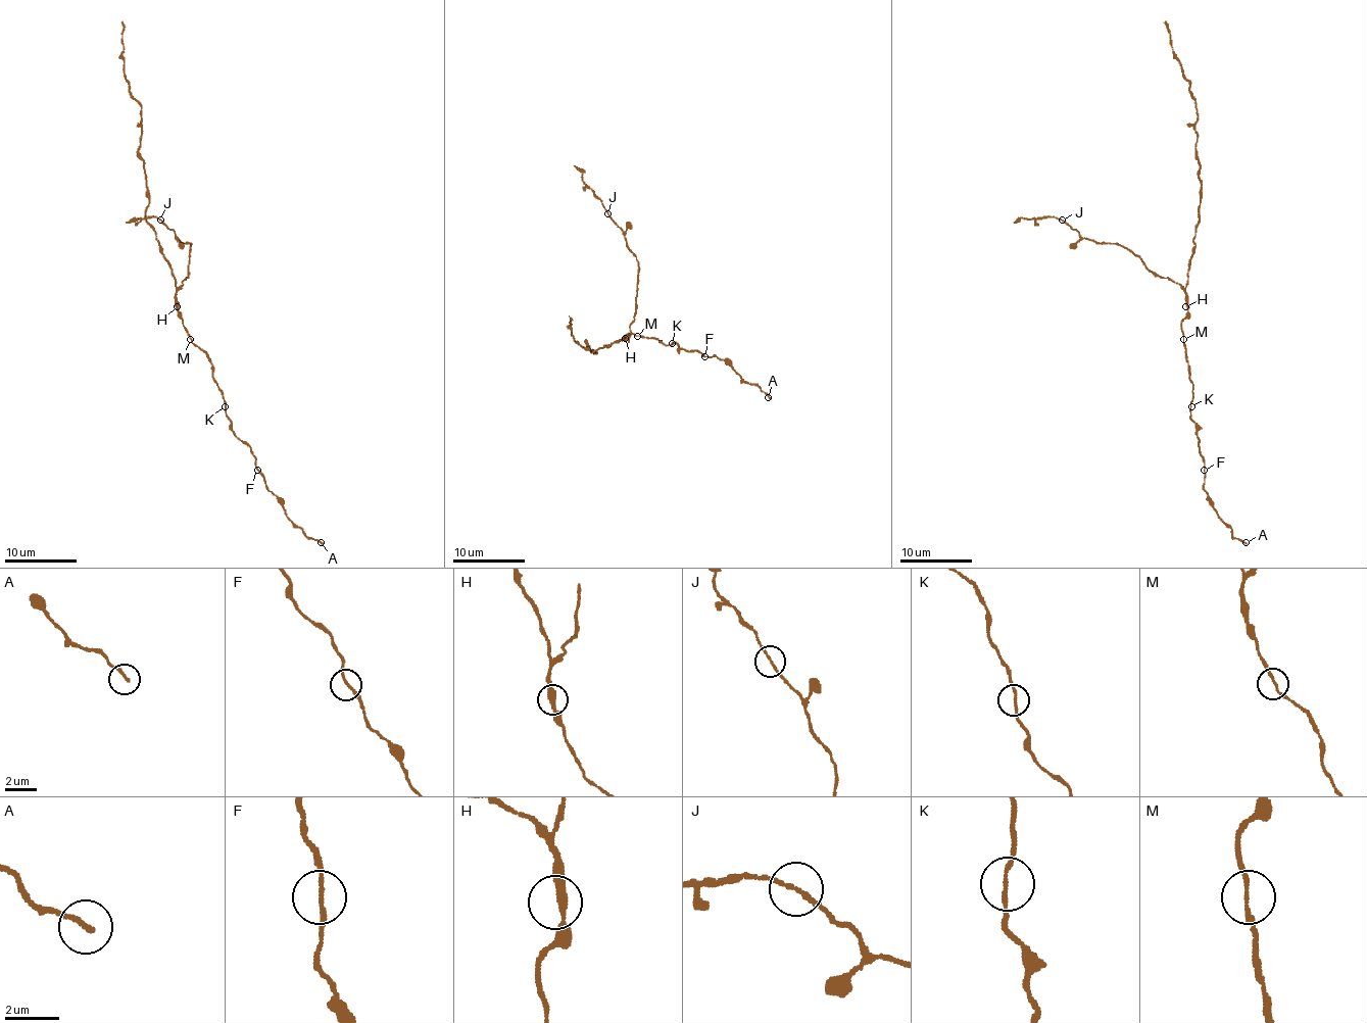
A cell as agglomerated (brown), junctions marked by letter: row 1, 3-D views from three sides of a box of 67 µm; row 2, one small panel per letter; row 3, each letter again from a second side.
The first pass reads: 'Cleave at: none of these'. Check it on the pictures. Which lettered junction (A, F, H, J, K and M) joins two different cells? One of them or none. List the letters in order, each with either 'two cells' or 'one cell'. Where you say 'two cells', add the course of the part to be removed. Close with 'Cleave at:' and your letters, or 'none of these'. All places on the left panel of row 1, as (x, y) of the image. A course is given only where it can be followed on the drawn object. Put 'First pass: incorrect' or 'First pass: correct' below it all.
A: one cell
F: one cell
H: one cell
J: one cell
K: one cell
M: one cell
Cleave at: none of these
First pass: correct

